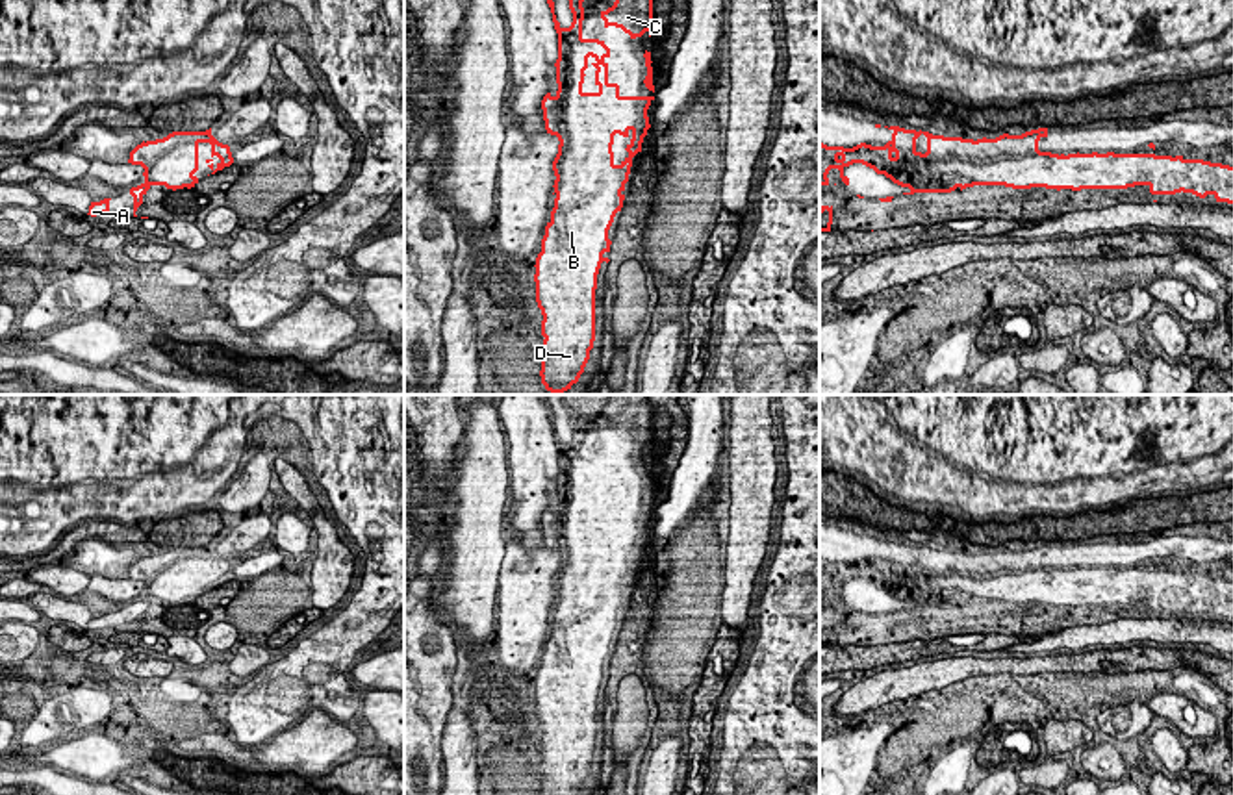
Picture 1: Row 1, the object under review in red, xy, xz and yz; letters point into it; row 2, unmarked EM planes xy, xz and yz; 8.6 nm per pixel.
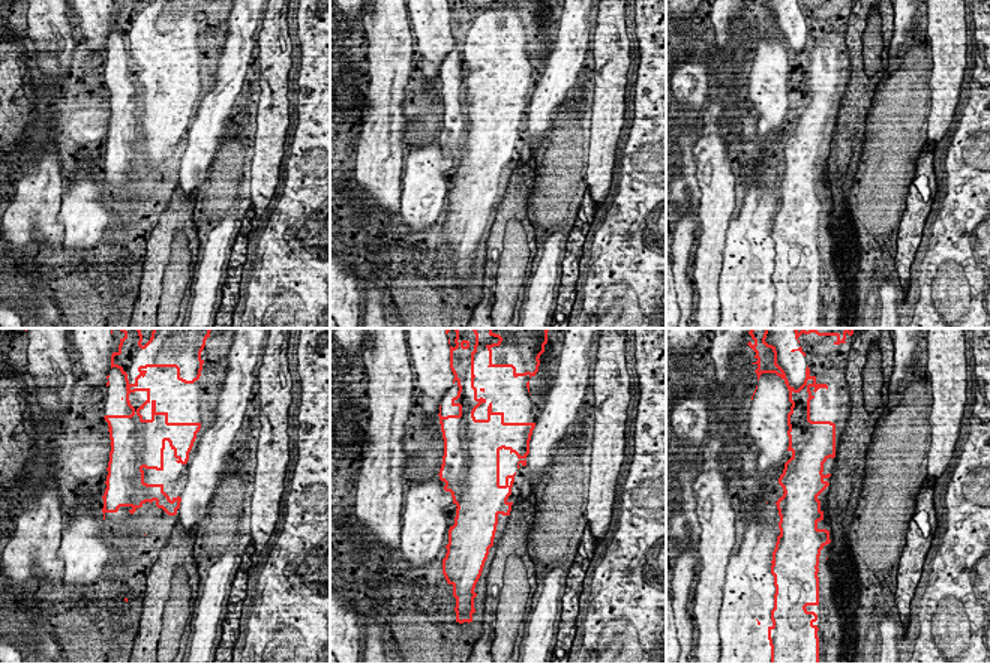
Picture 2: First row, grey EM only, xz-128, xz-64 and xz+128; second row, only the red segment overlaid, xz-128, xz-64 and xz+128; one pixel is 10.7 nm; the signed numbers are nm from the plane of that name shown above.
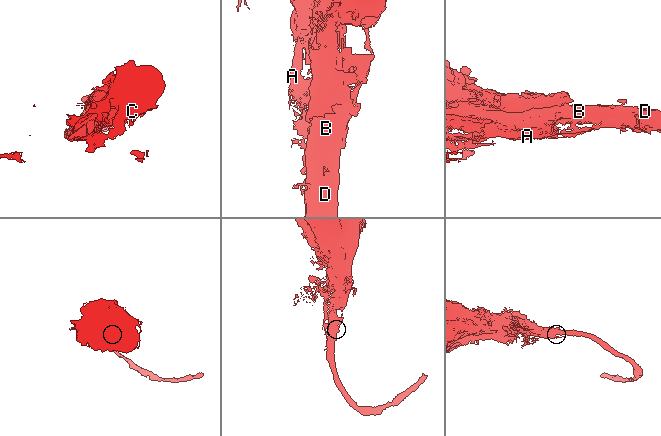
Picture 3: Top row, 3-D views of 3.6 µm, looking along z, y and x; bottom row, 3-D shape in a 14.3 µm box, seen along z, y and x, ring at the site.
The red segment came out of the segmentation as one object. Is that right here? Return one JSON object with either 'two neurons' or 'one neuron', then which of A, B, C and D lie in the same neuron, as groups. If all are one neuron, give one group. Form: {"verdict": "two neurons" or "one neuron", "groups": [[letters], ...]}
{"verdict": "one neuron", "groups": [["A", "B", "C", "D"]]}

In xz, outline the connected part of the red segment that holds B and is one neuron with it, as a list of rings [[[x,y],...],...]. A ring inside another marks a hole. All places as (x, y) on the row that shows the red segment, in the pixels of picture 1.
[[[547,0],[554,30],[558,33],[558,59],[556,83],[558,91],[553,96],[547,93],[541,100],[545,130],[556,135],[558,154],[553,161],[554,170],[554,208],[551,211],[551,221],[545,226],[545,235],[541,239],[541,252],[536,258],[536,302],[541,309],[541,335],[543,345],[538,350],[541,360],[541,384],[547,391],[562,395],[578,382],[584,367],[590,360],[590,350],[595,341],[595,289],[597,274],[604,258],[610,252],[612,241],[608,239],[608,230],[614,217],[623,208],[625,183],[629,182],[632,158],[642,152],[643,137],[651,128],[647,109],[655,96],[621,96],[619,85],[608,82],[608,63],[610,48],[604,41],[584,39],[582,20],[584,20],[584,0],[569,0],[569,9],[573,13],[573,22],[569,28],[562,28],[554,15],[554,2]],[[588,57],[595,70],[597,93],[584,93],[584,70],[588,69]],[[614,135],[632,137],[627,145],[629,156],[616,165],[614,163]]]

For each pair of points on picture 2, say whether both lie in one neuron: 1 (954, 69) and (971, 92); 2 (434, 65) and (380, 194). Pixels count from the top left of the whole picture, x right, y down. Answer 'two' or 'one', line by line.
1: two
2: two

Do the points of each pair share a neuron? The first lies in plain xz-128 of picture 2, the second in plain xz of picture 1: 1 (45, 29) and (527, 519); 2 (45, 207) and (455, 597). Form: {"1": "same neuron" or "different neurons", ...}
{"1": "different neurons", "2": "same neuron"}

